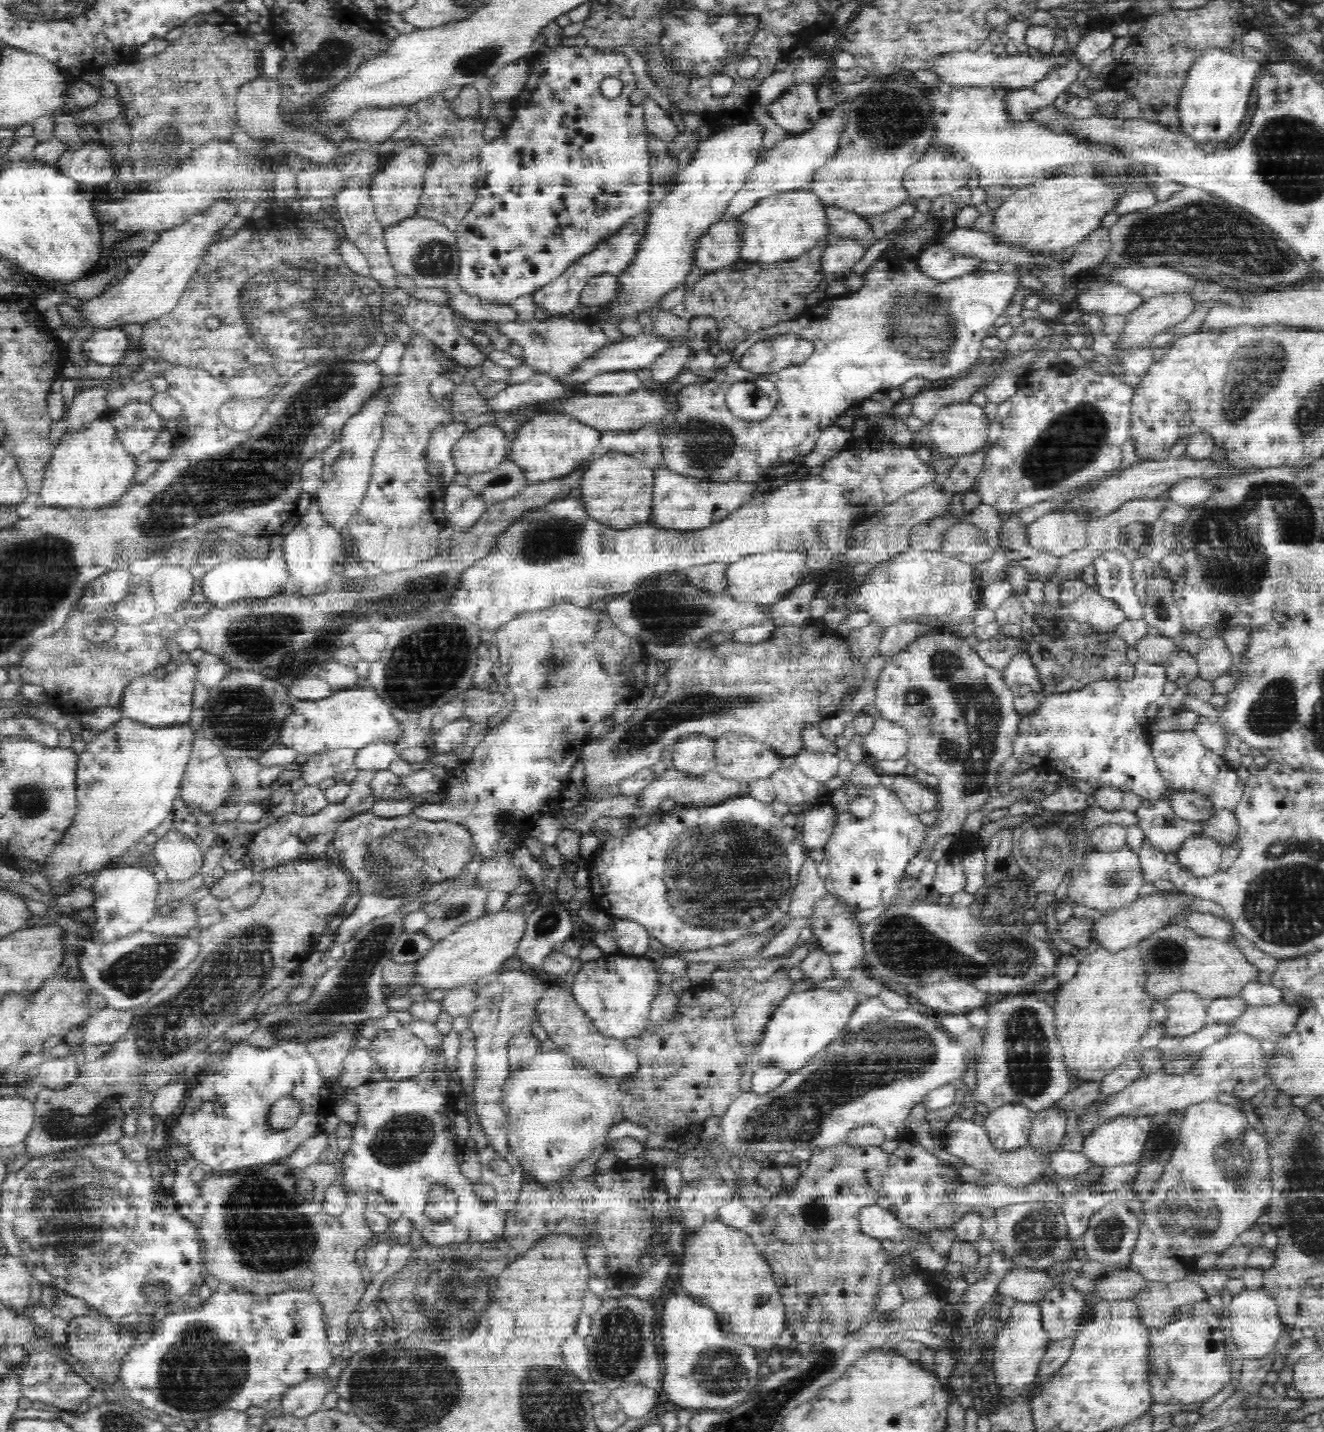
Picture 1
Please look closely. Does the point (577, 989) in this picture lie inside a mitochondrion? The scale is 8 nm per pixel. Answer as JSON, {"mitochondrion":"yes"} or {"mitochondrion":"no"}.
{"mitochondrion":"no"}

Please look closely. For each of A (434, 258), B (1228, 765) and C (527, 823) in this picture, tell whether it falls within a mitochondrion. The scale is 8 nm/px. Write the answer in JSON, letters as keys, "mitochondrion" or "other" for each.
{"A":"mitochondrion","B":"other","C":"other"}

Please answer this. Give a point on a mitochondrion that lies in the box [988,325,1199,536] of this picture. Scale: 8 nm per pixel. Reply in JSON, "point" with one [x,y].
{"point":[1071,441]}

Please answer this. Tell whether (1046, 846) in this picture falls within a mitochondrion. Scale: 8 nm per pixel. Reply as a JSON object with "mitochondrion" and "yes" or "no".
{"mitochondrion":"yes"}

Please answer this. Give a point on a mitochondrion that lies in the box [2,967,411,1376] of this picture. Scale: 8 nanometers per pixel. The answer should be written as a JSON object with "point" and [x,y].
{"point":[96,1193]}

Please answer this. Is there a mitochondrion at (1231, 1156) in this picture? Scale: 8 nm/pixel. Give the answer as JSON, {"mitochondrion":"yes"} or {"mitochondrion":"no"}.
{"mitochondrion":"yes"}

